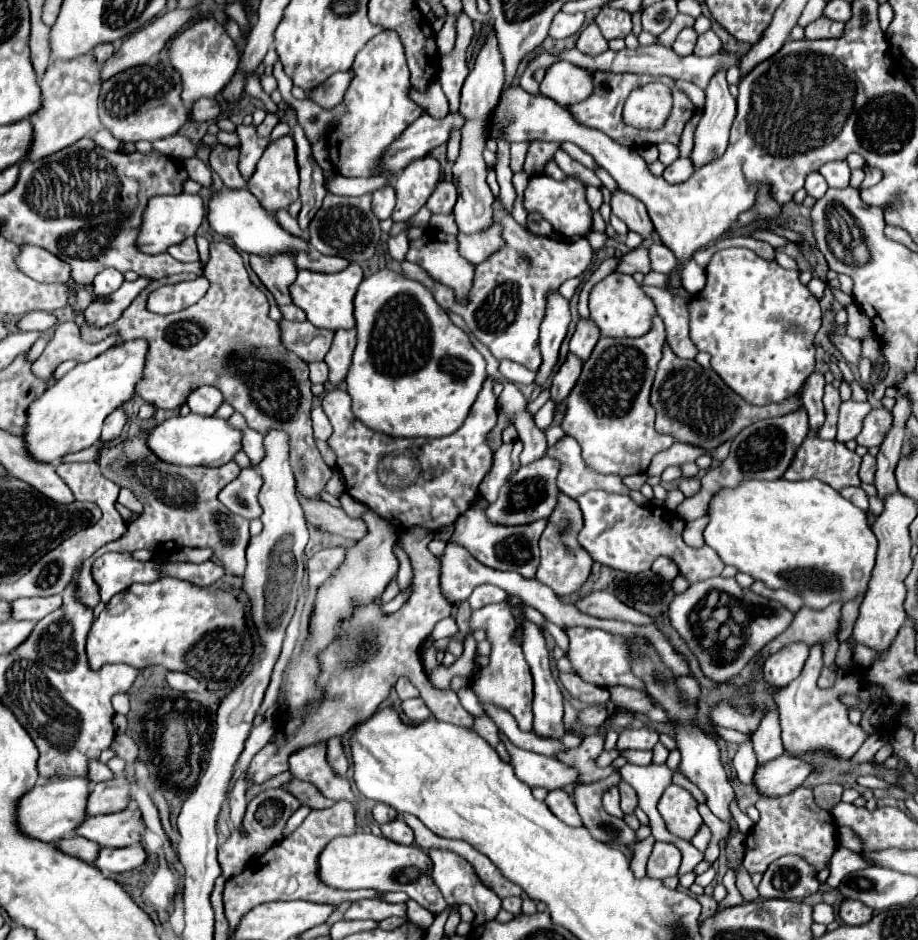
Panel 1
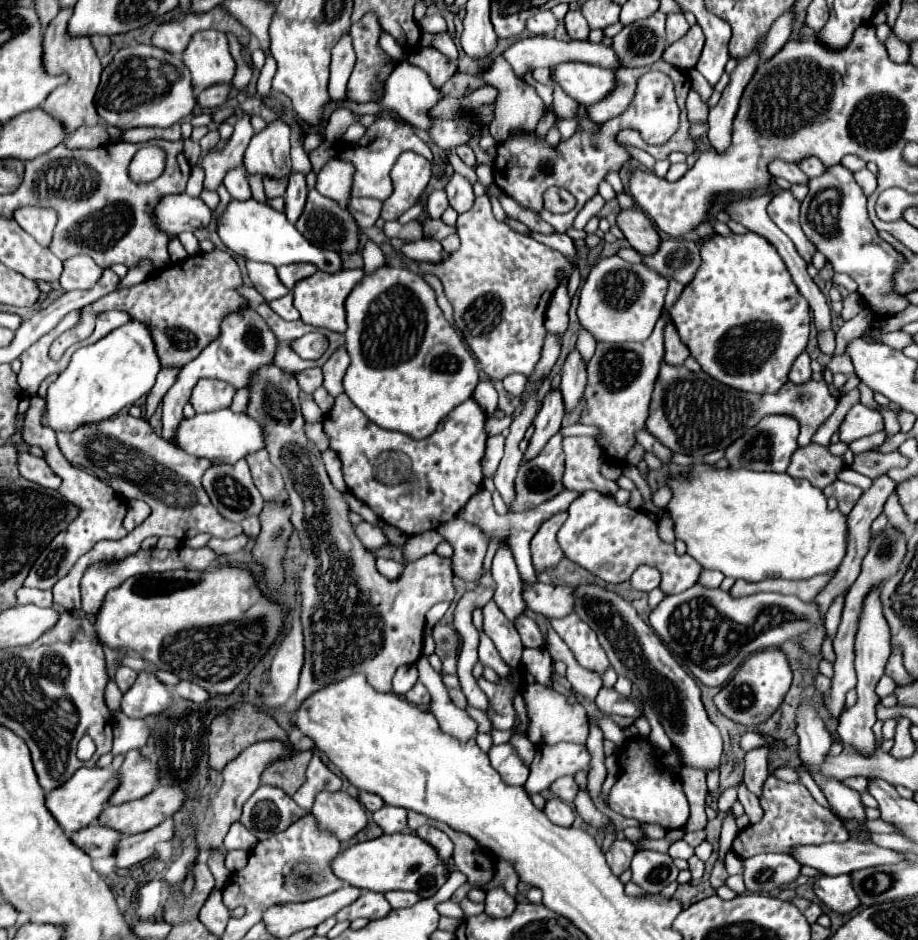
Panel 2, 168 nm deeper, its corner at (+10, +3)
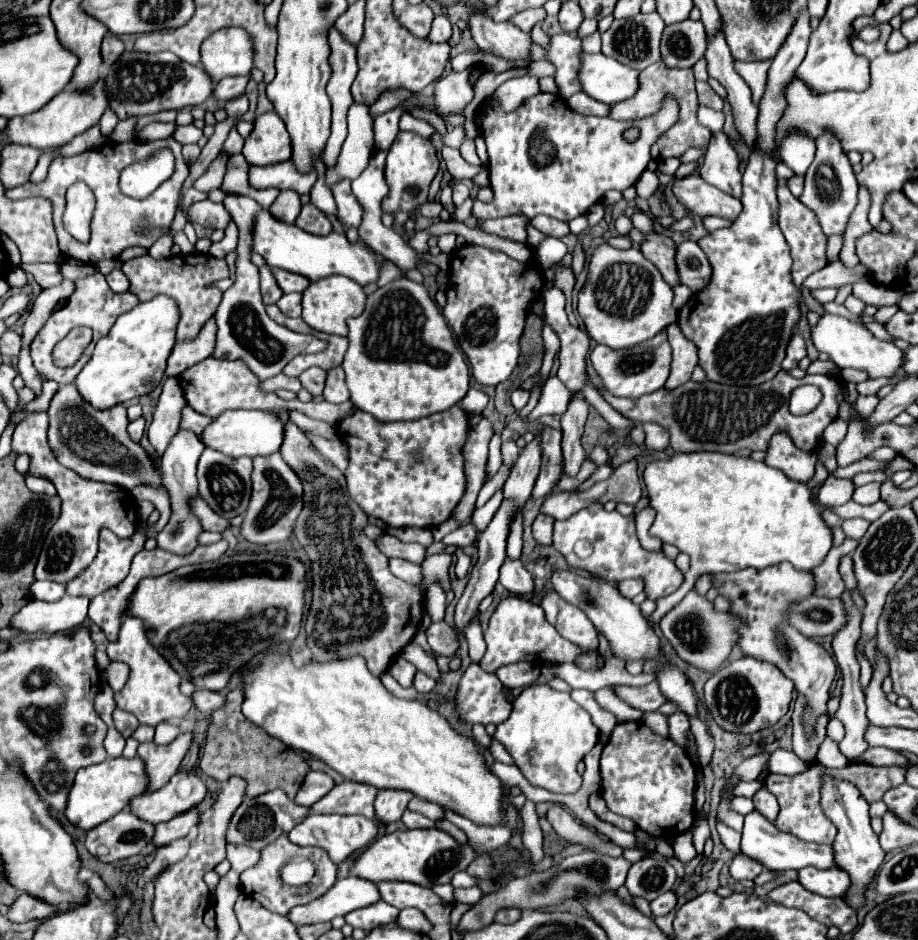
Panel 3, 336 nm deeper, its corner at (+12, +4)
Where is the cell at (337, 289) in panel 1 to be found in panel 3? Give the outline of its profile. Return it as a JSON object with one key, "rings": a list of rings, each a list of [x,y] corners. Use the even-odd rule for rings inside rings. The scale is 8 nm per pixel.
{"rings":[[[327,276],[317,282],[311,282],[303,292],[303,320],[319,332],[347,336],[347,318],[359,316],[365,308],[363,286],[353,282],[347,276]]]}

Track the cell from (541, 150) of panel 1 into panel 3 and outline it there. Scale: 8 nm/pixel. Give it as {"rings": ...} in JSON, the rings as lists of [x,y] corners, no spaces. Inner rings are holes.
{"rings":[[[579,92],[579,94],[573,94],[569,98],[569,108],[579,112],[579,114],[591,114],[591,116],[607,116],[609,114],[609,106],[607,104],[601,104],[593,98],[589,98],[587,94]]]}

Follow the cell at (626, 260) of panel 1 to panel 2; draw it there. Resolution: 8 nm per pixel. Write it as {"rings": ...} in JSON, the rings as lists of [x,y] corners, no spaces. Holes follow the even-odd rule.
{"rings":[[[667,239],[661,243],[659,251],[645,255],[643,263],[657,269],[663,277],[675,279],[681,285],[689,285],[701,265],[699,247],[685,239]]]}

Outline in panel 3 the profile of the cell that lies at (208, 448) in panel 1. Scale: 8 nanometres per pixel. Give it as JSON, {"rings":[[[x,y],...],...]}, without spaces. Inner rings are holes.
{"rings":[[[229,410],[217,416],[199,436],[201,444],[213,448],[217,452],[225,452],[225,456],[241,458],[241,456],[269,456],[279,450],[283,442],[283,424],[273,412],[261,410]]]}

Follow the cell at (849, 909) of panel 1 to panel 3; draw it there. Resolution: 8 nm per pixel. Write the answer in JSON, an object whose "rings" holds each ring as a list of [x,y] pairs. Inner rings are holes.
{"rings":[[[803,868],[799,870],[799,882],[809,892],[817,892],[821,896],[841,896],[845,898],[845,892],[849,892],[849,874],[841,868],[831,870],[817,870],[817,868]]]}

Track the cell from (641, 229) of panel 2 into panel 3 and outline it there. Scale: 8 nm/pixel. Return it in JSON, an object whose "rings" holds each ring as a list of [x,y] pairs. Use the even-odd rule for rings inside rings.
{"rings":[[[649,232],[645,234],[645,240],[641,242],[641,252],[643,256],[657,266],[661,276],[665,278],[667,284],[675,286],[679,284],[679,276],[675,270],[675,242],[659,232]]]}

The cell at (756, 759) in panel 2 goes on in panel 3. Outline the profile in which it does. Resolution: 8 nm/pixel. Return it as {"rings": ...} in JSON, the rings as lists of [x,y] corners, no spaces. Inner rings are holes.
{"rings":[[[765,788],[757,790],[755,796],[753,796],[753,804],[755,808],[767,818],[767,820],[775,820],[777,818],[777,812],[779,812],[779,804],[777,804],[777,798],[773,794],[769,794]]]}

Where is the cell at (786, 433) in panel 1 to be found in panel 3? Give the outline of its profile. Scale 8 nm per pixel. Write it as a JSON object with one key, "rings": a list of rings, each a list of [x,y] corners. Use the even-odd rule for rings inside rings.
{"rings":[[[775,432],[769,440],[769,448],[765,450],[765,460],[763,462],[781,470],[781,472],[785,472],[791,480],[809,482],[815,474],[817,454],[797,450],[797,446],[789,438],[789,434]]]}

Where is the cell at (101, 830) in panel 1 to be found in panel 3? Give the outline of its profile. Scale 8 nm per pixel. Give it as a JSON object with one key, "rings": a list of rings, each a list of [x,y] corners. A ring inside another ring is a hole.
{"rings":[[[177,772],[163,788],[135,796],[129,810],[139,820],[159,824],[197,806],[205,798],[205,792],[205,784],[195,774]]]}

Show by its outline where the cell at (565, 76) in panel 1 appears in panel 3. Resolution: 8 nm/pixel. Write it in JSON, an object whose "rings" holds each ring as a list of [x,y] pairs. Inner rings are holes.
{"rings":[[[581,52],[581,68],[577,70],[583,92],[603,104],[615,104],[635,94],[637,70],[619,64],[605,54]]]}

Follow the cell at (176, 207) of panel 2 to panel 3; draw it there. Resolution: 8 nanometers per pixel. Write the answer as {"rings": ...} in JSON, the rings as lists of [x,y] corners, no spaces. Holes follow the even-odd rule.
{"rings":[[[203,200],[197,204],[191,204],[187,208],[187,216],[191,224],[199,224],[203,228],[225,228],[231,220],[231,214],[225,210],[223,204],[215,204],[211,200]]]}

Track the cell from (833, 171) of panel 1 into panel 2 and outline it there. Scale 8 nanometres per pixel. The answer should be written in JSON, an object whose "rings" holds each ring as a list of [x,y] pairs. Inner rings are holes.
{"rings":[[[805,157],[805,159],[801,159],[799,163],[799,169],[811,179],[811,177],[819,177],[819,173],[823,173],[823,169],[827,169],[817,157]]]}

